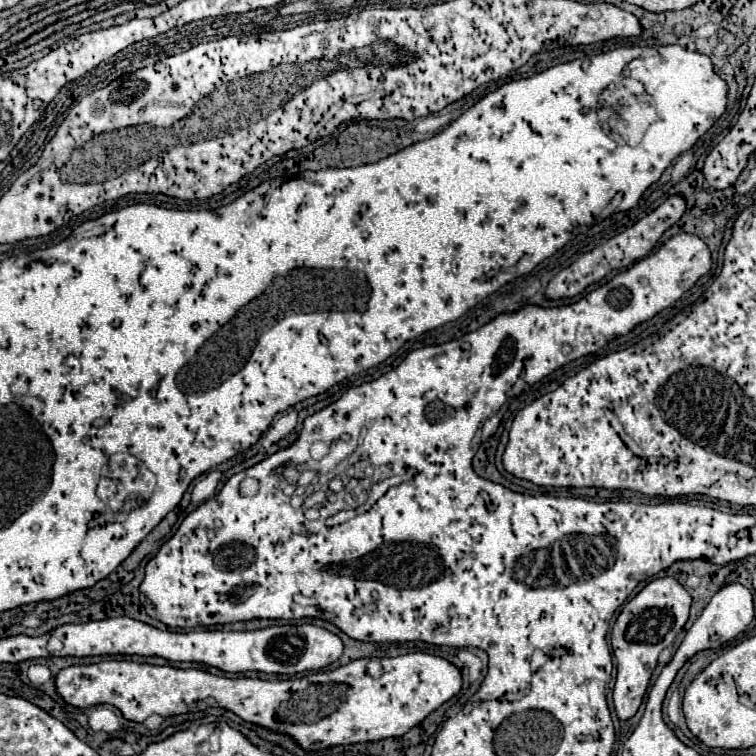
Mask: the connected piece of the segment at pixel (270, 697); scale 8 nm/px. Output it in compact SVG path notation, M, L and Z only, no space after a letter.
M407 653L399 657L383 657L379 659L383 673L381 677L367 675L367 659L351 661L343 667L331 671L319 671L313 675L297 677L297 679L279 679L279 681L263 681L251 677L219 677L211 675L203 669L177 669L171 665L151 665L139 661L123 661L123 659L107 659L93 665L71 665L59 671L55 685L57 693L71 705L87 709L91 705L109 703L121 709L125 719L145 721L149 715L159 713L161 717L187 713L193 709L207 707L225 707L237 713L241 719L251 721L255 725L287 733L291 735L303 749L315 751L333 745L351 745L365 741L379 741L385 737L401 737L411 727L419 725L431 711L441 707L461 689L461 673L459 669L443 657L427 655L427 653Z

